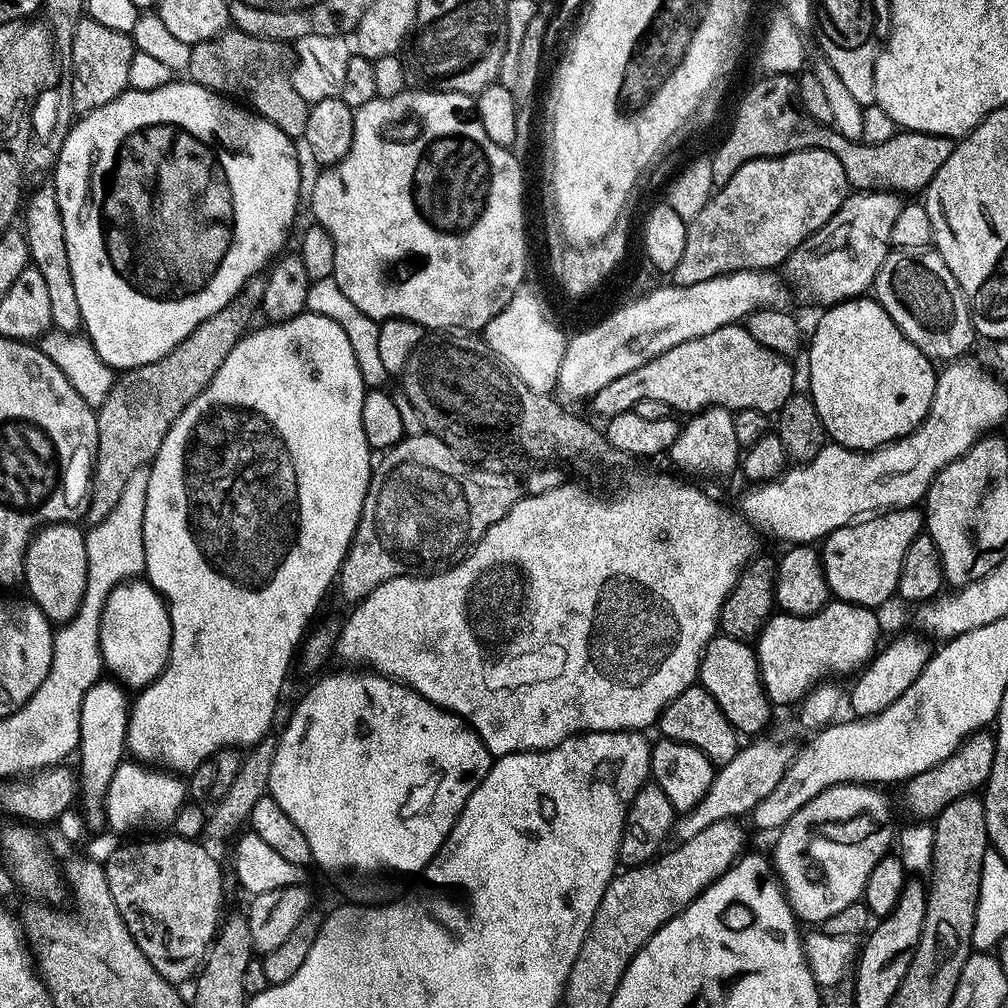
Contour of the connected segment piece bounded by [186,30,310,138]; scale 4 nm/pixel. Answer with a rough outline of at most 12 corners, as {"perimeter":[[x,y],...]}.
{"perimeter":[[279,40],[192,45],[191,83],[300,138],[310,105]]}

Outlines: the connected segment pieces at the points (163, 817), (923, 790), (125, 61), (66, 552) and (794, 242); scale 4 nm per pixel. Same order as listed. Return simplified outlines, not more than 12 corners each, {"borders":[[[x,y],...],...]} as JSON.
{"borders":[[[123,762],[104,796],[116,832],[156,834],[175,822],[179,775]],[[972,733],[950,758],[903,781],[900,800],[928,822],[983,789],[996,738]],[[87,18],[73,38],[73,110],[126,91],[129,33]],[[48,524],[24,555],[23,587],[53,625],[82,606],[86,532]],[[807,148],[746,162],[687,221],[671,283],[779,269],[849,195]]]}

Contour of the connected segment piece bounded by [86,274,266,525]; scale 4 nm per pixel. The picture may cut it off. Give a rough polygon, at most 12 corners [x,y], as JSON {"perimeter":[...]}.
{"perimeter":[[257,274],[96,413],[89,525],[151,465],[266,294]]}

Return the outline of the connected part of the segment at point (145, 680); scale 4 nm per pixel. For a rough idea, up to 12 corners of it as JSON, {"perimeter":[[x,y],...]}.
{"perimeter":[[125,580],[100,615],[103,667],[125,689],[170,658],[168,606]]}

